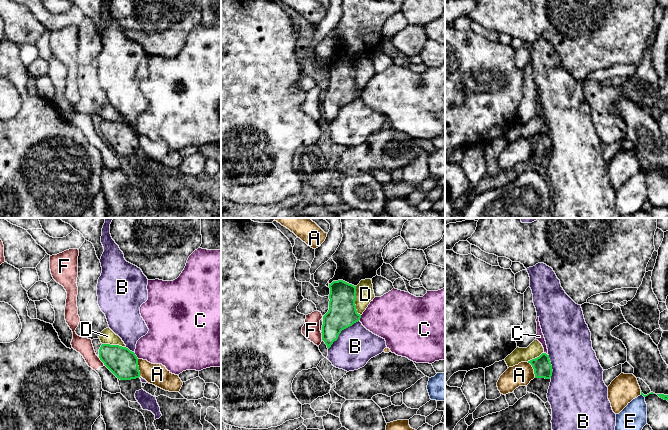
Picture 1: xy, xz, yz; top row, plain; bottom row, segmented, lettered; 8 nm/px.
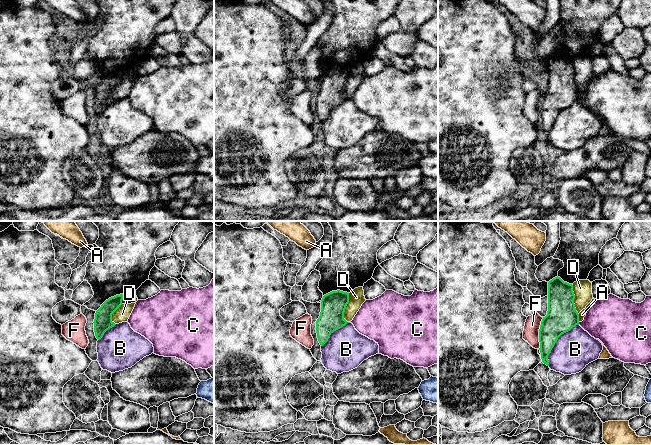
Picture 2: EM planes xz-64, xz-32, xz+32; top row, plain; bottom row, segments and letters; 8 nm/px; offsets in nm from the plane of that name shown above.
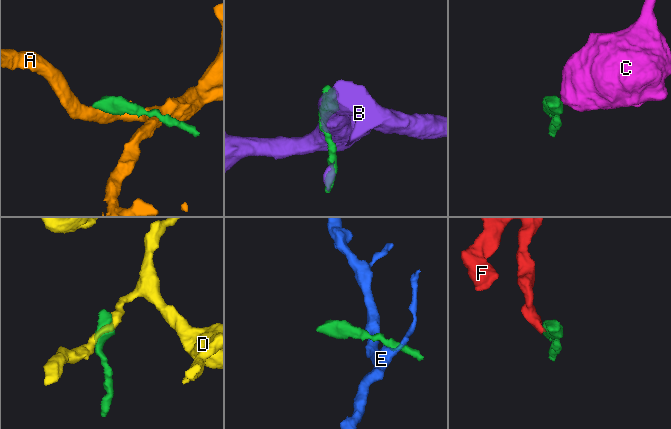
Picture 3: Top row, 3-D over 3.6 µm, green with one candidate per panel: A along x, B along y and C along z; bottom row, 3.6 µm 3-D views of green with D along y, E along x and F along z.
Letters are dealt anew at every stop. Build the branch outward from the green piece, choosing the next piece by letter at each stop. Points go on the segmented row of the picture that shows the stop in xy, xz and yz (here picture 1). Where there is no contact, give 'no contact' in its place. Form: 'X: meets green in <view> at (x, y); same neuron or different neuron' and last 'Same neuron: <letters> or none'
A: meets green in xy at (138, 368); different neuron
B: meets green in xz at (340, 332); different neuron
C: meets green in xy at (136, 356); different neuron
D: meets green in xz at (355, 300); different neuron
E: meets green in yz at (643, 395); different neuron
F: meets green in xy at (101, 360); different neuron
Same neuron: none

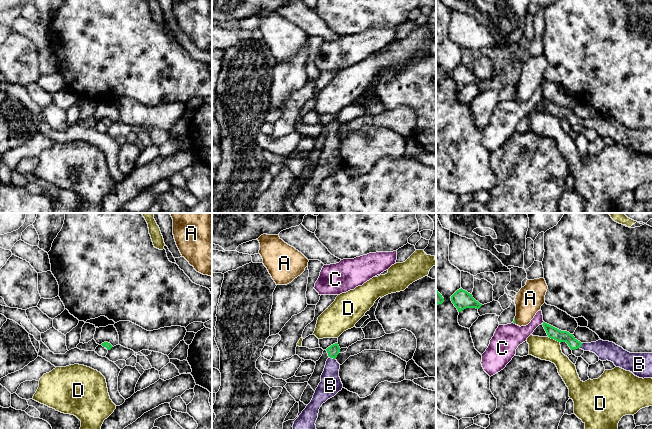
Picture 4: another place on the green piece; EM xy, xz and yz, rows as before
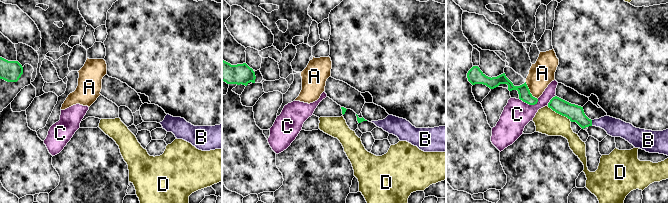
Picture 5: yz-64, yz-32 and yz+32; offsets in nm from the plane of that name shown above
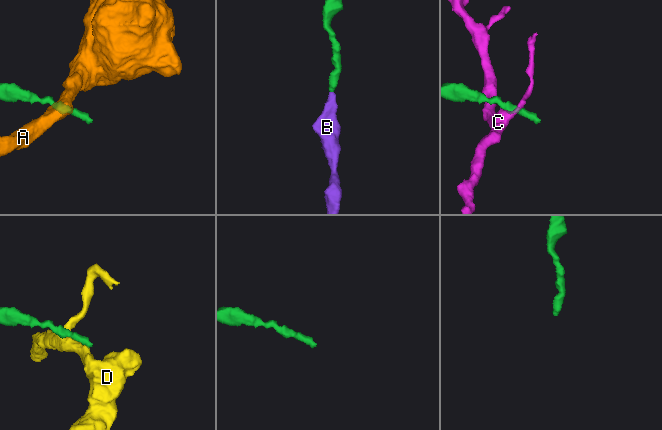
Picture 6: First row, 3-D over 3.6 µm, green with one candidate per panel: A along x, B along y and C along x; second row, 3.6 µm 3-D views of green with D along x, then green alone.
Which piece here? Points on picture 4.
A: meets green in yz at (514, 321); different neuron
B: meets green in xz at (332, 357); same neuron
C: meets green in yz at (543, 323); different neuron
D: meets green in yz at (554, 339); different neuron
Same neuron: B

